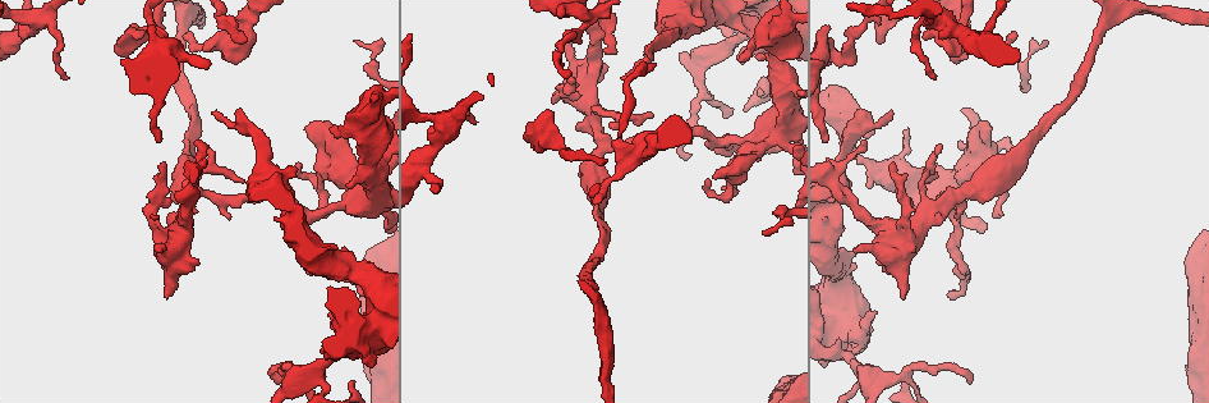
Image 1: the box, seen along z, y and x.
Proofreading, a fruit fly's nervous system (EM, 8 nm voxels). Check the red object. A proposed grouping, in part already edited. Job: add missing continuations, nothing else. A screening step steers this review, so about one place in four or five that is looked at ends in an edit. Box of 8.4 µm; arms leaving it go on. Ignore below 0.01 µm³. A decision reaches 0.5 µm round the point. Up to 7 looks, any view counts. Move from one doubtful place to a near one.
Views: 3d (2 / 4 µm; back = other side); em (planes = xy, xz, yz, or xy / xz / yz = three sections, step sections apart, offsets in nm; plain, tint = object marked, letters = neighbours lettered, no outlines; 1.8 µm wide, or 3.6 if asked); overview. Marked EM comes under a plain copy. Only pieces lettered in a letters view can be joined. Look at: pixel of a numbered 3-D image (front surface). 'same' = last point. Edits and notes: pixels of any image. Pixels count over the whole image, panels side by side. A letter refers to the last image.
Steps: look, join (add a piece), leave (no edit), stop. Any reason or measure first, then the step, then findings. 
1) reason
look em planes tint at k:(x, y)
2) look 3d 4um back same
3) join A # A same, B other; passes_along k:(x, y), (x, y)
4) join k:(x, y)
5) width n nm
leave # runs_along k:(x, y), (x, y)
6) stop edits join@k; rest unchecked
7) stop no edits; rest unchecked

thin end
look em xy step 8 letters at 1:(600, 201)

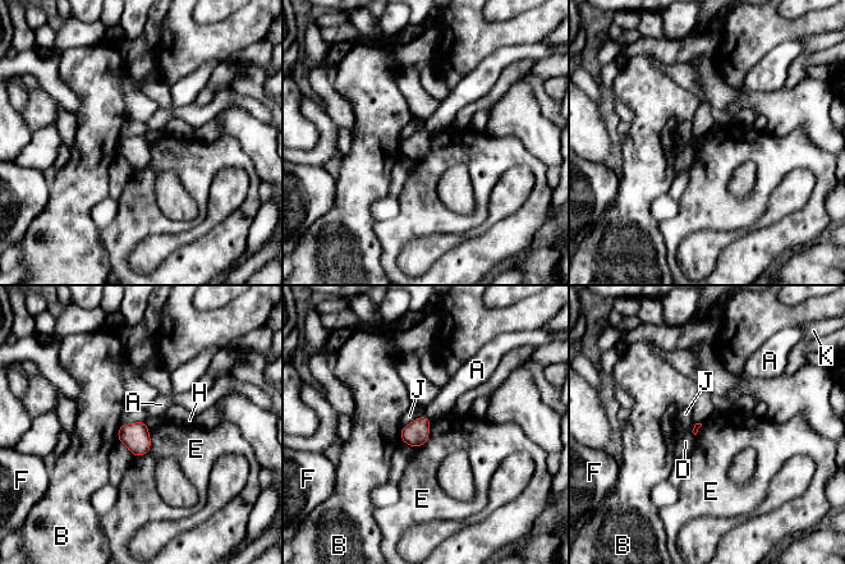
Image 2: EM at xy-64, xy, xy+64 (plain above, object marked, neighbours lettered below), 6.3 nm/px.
longest_contact E 190 nm
leave # A other, B other, D other, E other, F other, H other, J other, K other; border 2:(150, 431), (150, 449), (134, 457); no lettered piece goes on from it

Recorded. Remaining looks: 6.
an open end
look 3d 4um at 1:(142, 34)

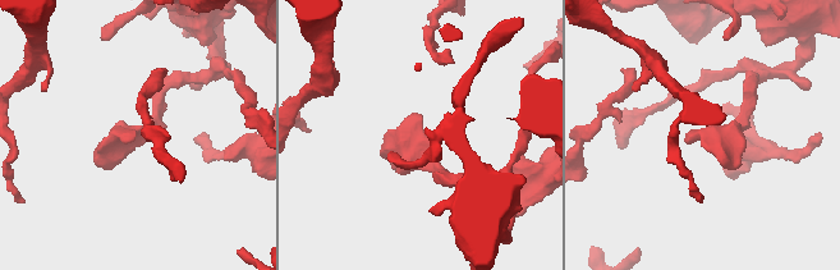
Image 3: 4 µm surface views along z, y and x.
now the EM
look em xy step 16 tint at 3:(686, 137)

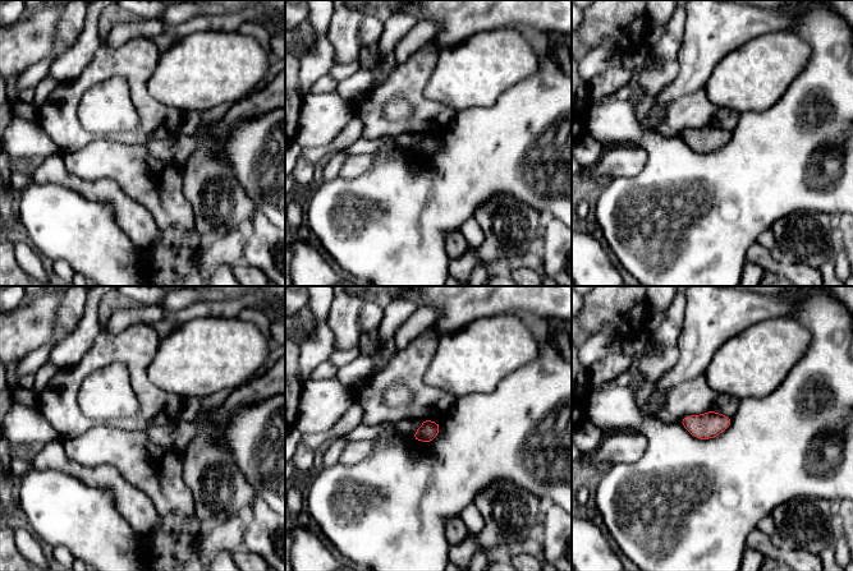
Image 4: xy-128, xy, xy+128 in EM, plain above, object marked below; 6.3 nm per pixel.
cut it another way
look em planes letters same

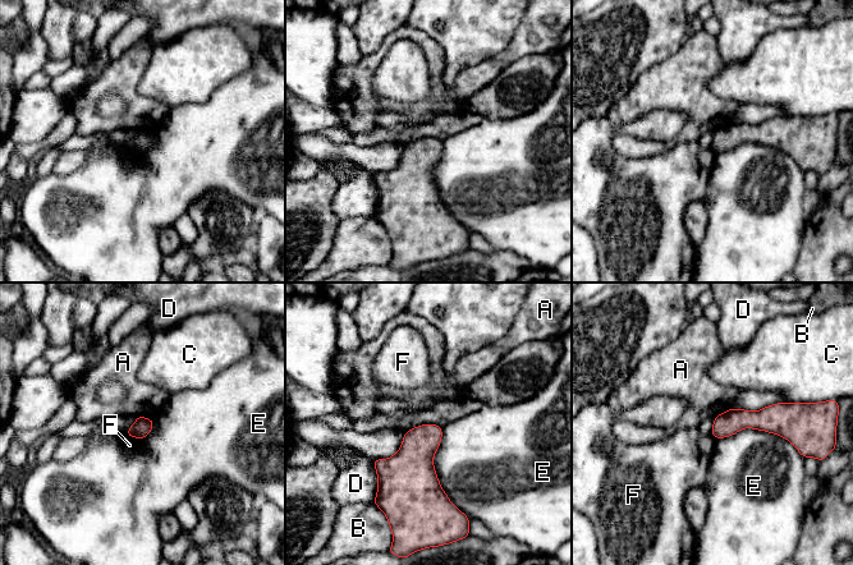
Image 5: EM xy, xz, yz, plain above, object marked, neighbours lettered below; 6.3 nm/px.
width 120 nm
leave # A other, B other, C other, D other, E other, F other; border 5:(136, 416), (143, 416), (155, 421); none of them fits

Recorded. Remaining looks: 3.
calibre changes
look em 3.6um xy step 8 letters at 1:(347, 273)

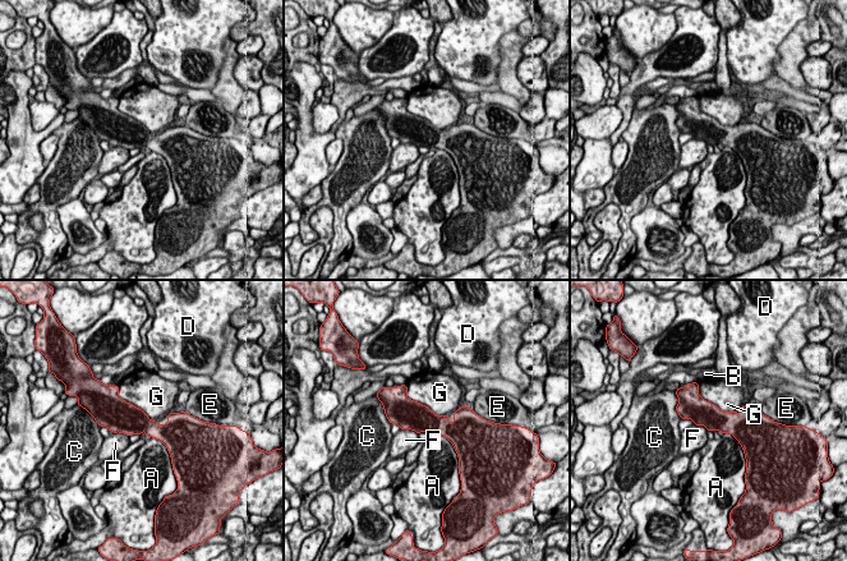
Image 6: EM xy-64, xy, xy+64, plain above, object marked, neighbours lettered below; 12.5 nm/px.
cut it another way
look em 3.6um planes letters same

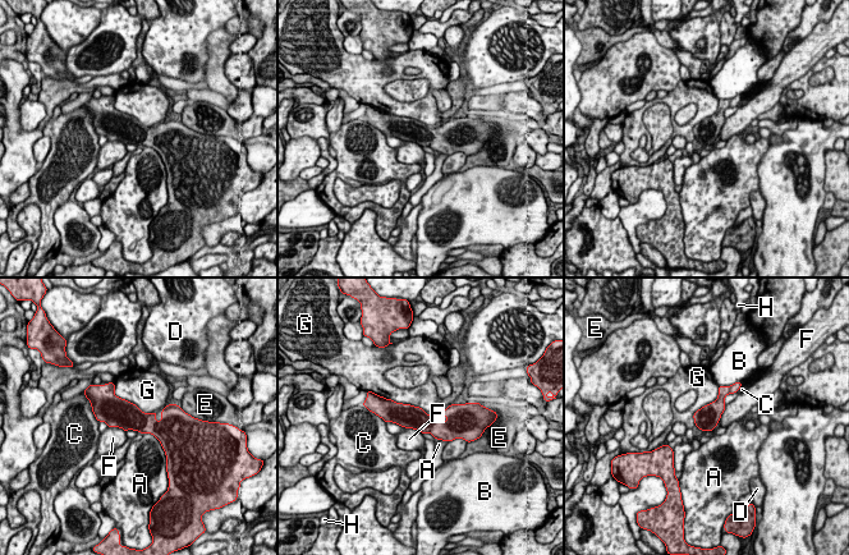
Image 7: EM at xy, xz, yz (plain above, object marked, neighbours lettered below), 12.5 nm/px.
longest_contact G 650 nm
leave # A other, B other, C other, D other, E other, F other, G other, H other; no lettered piece goes on from it

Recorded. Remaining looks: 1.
stop no edits; rest unchecked

